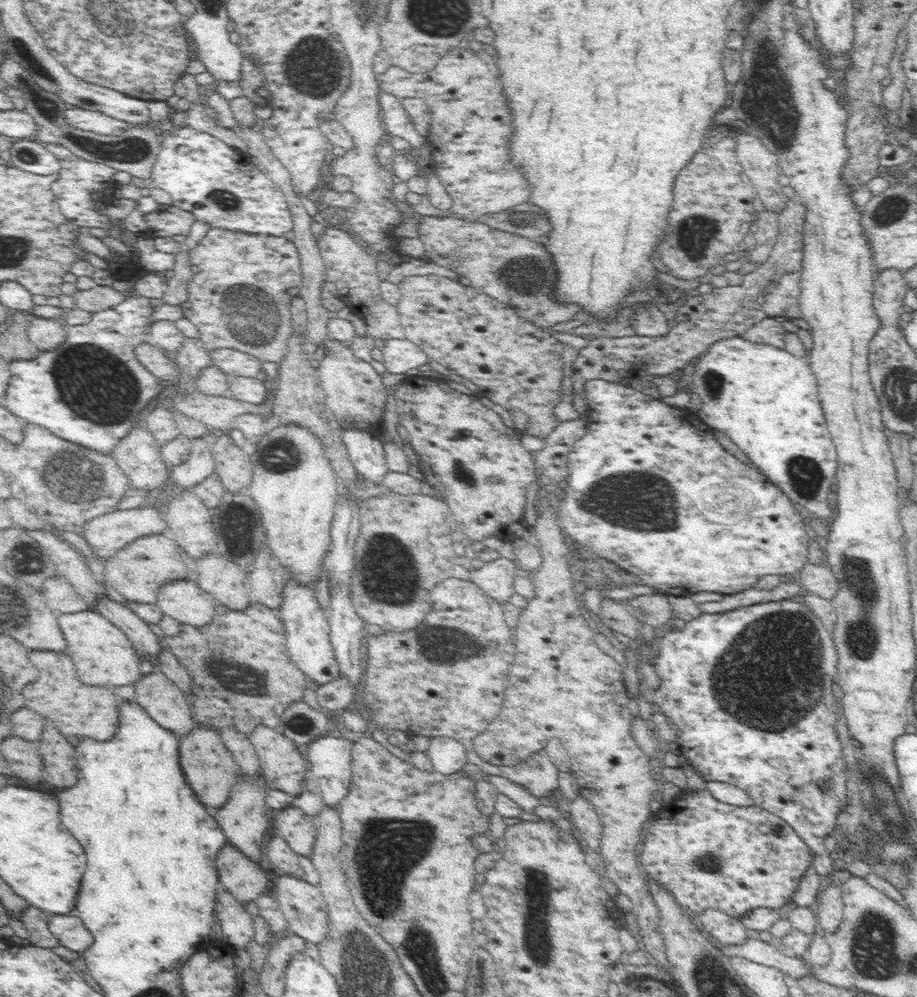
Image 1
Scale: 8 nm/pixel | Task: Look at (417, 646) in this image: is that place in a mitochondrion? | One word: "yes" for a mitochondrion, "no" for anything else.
yes

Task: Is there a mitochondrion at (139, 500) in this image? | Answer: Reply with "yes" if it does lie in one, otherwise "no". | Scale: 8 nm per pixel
no

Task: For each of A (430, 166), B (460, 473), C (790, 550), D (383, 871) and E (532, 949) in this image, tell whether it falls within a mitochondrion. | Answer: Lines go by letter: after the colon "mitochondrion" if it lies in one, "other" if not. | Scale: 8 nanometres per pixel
A: other
B: mitochondrion
C: other
D: mitochondrion
E: mitochondrion

